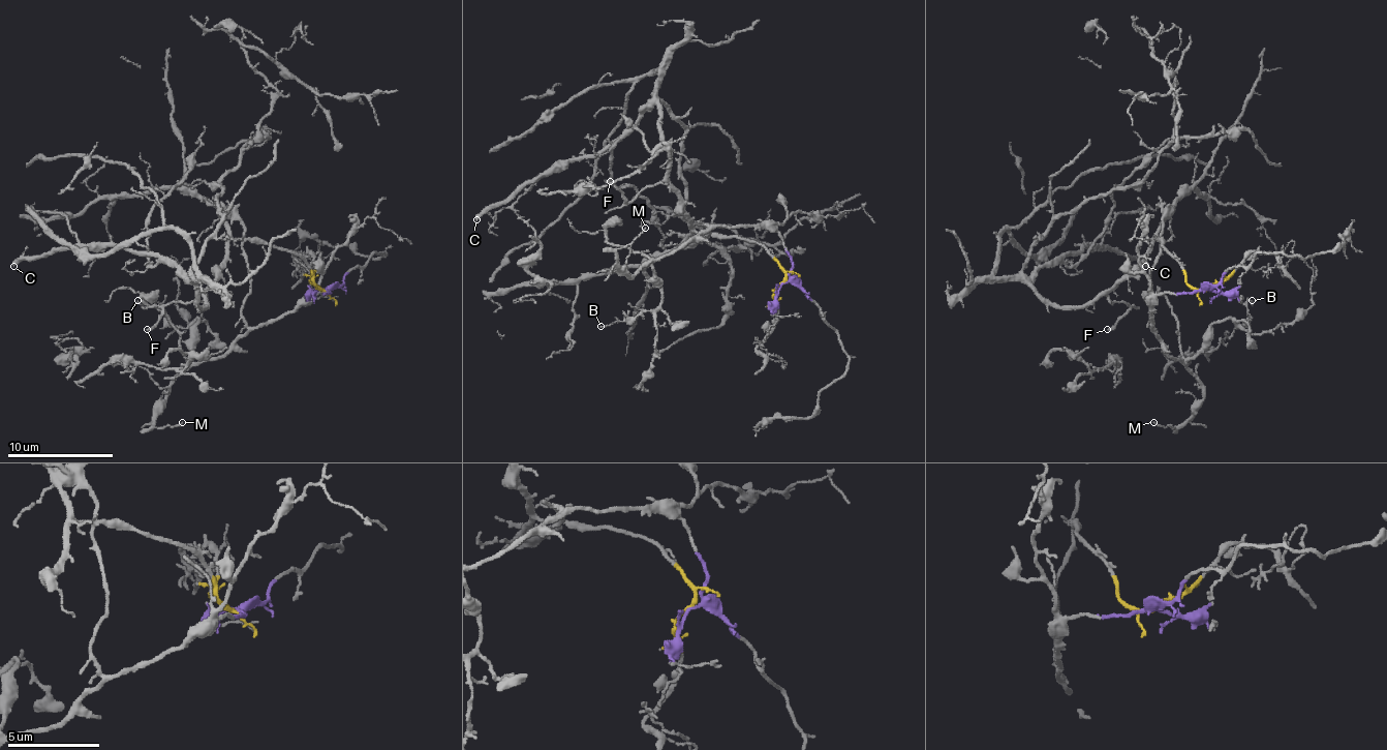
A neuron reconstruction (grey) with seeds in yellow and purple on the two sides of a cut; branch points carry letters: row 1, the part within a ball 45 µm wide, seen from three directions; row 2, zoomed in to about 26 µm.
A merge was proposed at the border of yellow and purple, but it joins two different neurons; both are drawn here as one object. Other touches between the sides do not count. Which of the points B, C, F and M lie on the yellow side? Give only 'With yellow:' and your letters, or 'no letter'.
With yellow: C, F

